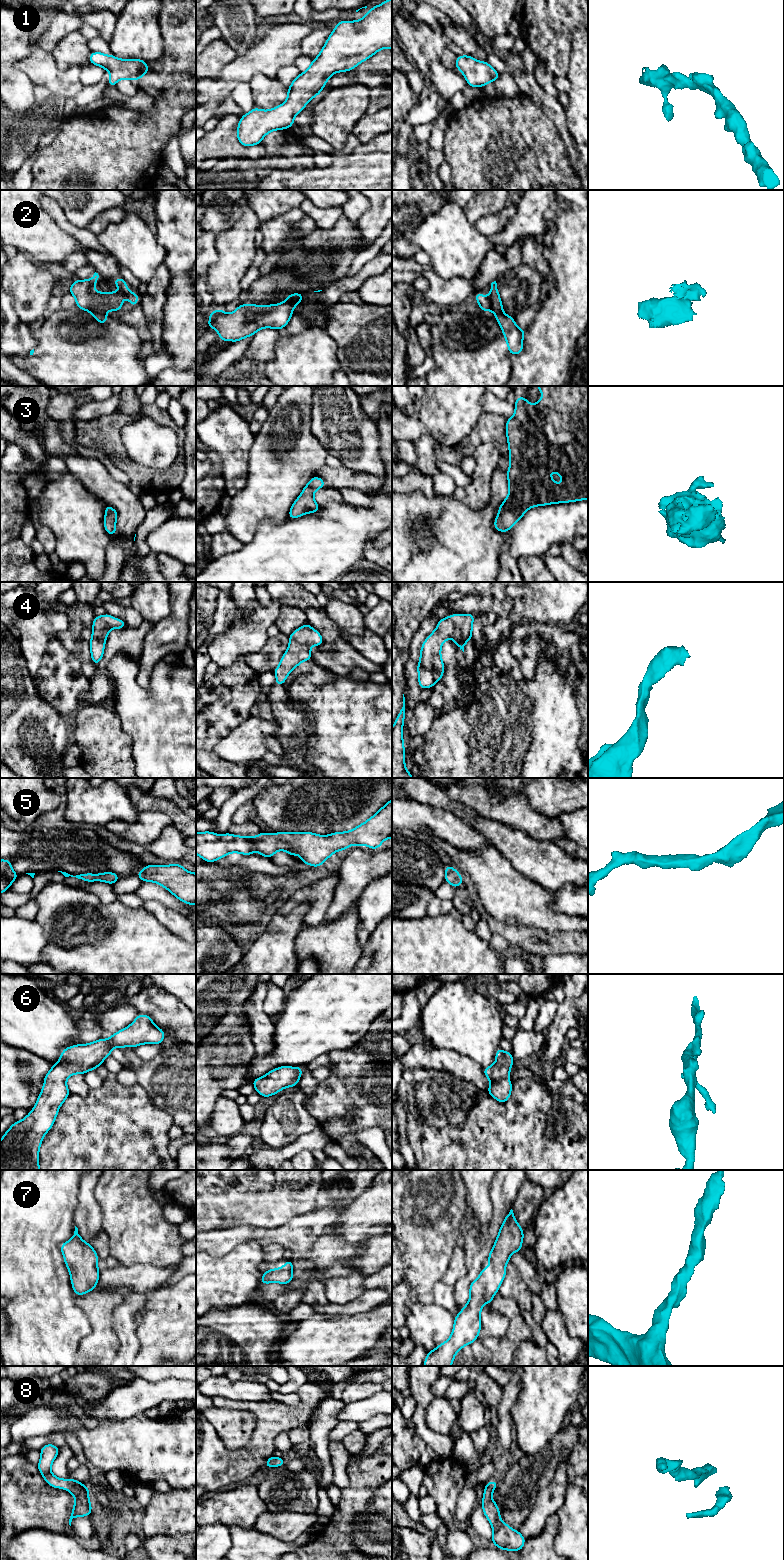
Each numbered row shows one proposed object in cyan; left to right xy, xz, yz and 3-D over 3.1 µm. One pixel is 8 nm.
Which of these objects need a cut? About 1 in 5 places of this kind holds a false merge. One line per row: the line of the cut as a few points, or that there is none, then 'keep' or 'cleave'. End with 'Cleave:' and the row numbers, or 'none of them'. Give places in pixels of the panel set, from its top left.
1: no cut; keep
2: cut in xy along (86, 310), (105, 314); cleave
3: no cut; keep
4: no cut; keep
5: no cut; keep
6: no cut; keep
7: no cut; keep
8: no cut; keep
Cleave: 2

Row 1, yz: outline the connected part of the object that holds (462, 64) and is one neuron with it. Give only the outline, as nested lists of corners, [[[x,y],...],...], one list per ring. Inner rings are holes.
[[[458,56],[455,67],[461,71],[470,87],[484,87],[500,76],[486,61],[476,61],[472,56]]]

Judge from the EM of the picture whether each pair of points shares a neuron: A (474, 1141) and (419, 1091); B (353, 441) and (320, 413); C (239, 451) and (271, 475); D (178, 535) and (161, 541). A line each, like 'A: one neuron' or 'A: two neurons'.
A: two neurons
B: one neuron
C: two neurons
D: one neuron

